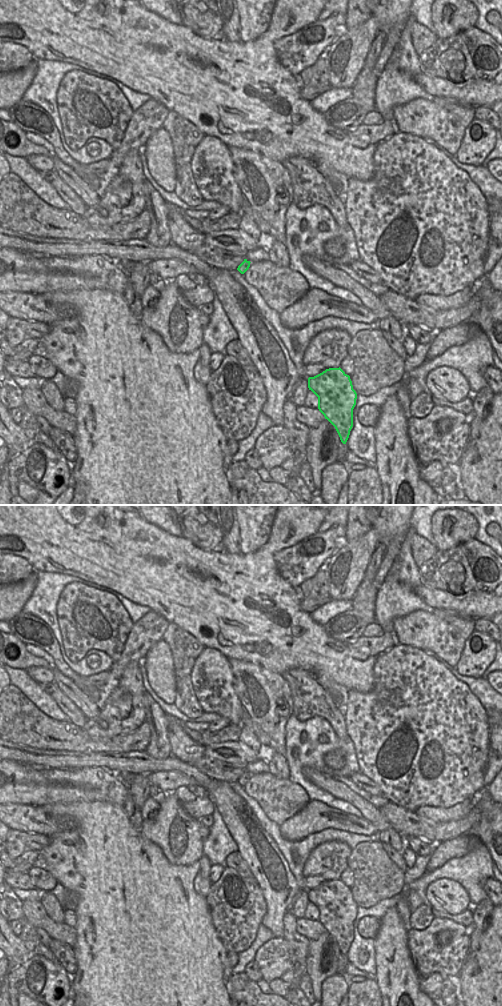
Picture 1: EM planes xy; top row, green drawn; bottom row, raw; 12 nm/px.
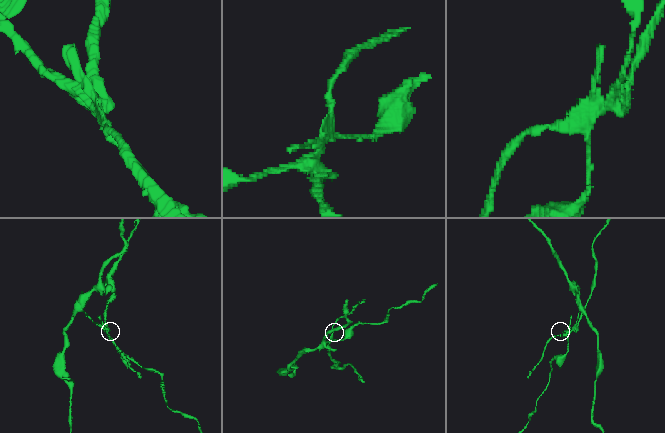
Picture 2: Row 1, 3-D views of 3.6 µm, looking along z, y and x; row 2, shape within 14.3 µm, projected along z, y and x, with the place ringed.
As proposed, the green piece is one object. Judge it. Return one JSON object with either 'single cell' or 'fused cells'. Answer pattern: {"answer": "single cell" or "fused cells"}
{"answer": "fused cells"}

